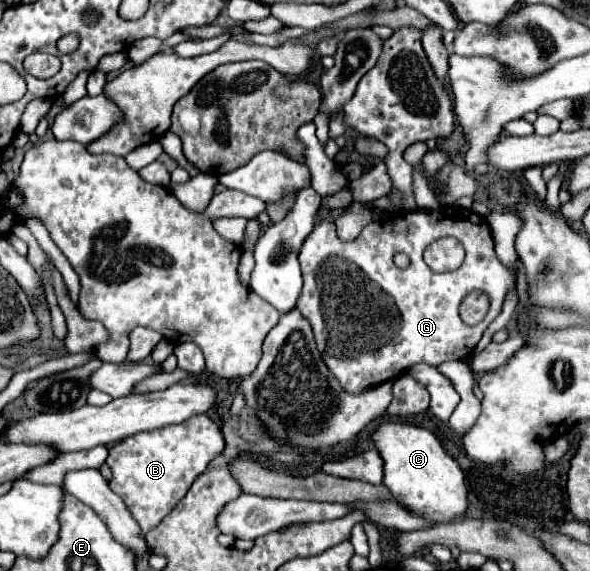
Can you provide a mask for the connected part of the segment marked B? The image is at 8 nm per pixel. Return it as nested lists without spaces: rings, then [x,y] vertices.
[[[207,415],[187,419],[187,423],[163,427],[159,431],[145,431],[111,445],[107,465],[113,471],[111,491],[125,499],[131,515],[143,529],[143,535],[159,525],[163,517],[185,497],[191,483],[207,465],[221,455],[225,439],[221,427]]]

